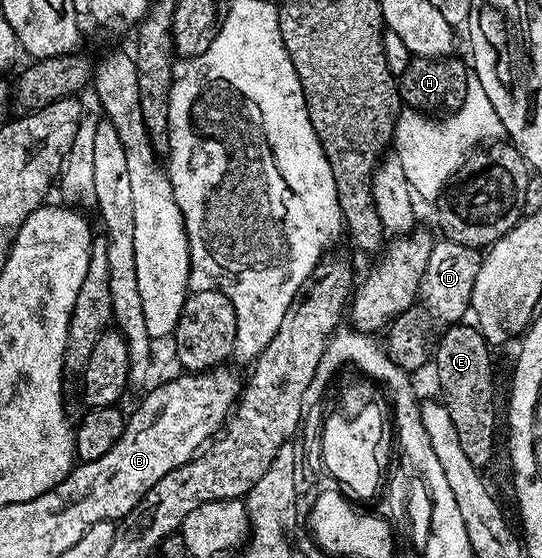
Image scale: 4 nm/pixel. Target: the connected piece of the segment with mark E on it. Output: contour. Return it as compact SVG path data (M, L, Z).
M452 324L439 338L434 346L434 366L436 362L436 378L440 381L440 390L444 407L450 412L450 420L454 420L454 429L458 432L458 441L462 443L462 453L478 468L485 468L492 462L496 452L496 402L492 397L496 394L496 382L492 379L492 354L488 342L475 325Z

